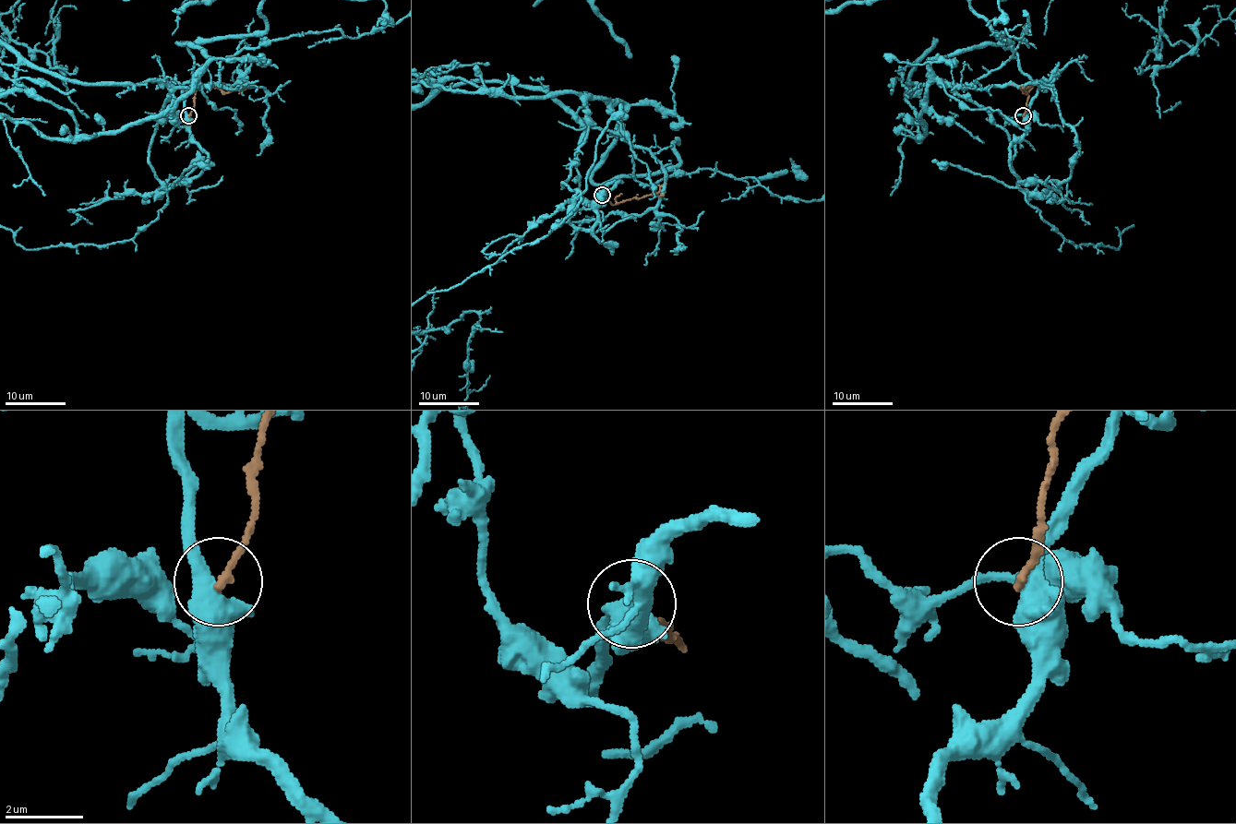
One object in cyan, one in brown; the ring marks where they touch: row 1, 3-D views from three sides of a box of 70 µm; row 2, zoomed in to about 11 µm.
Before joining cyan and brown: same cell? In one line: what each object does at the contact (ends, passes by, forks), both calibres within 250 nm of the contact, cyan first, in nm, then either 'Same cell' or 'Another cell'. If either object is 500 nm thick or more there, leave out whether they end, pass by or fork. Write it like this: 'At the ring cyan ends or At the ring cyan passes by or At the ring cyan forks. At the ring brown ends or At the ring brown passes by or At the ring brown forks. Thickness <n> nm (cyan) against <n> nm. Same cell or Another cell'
At the ring cyan forks. At the ring brown ends. Thickness 420 nm (cyan) against 200 nm. Another cell

